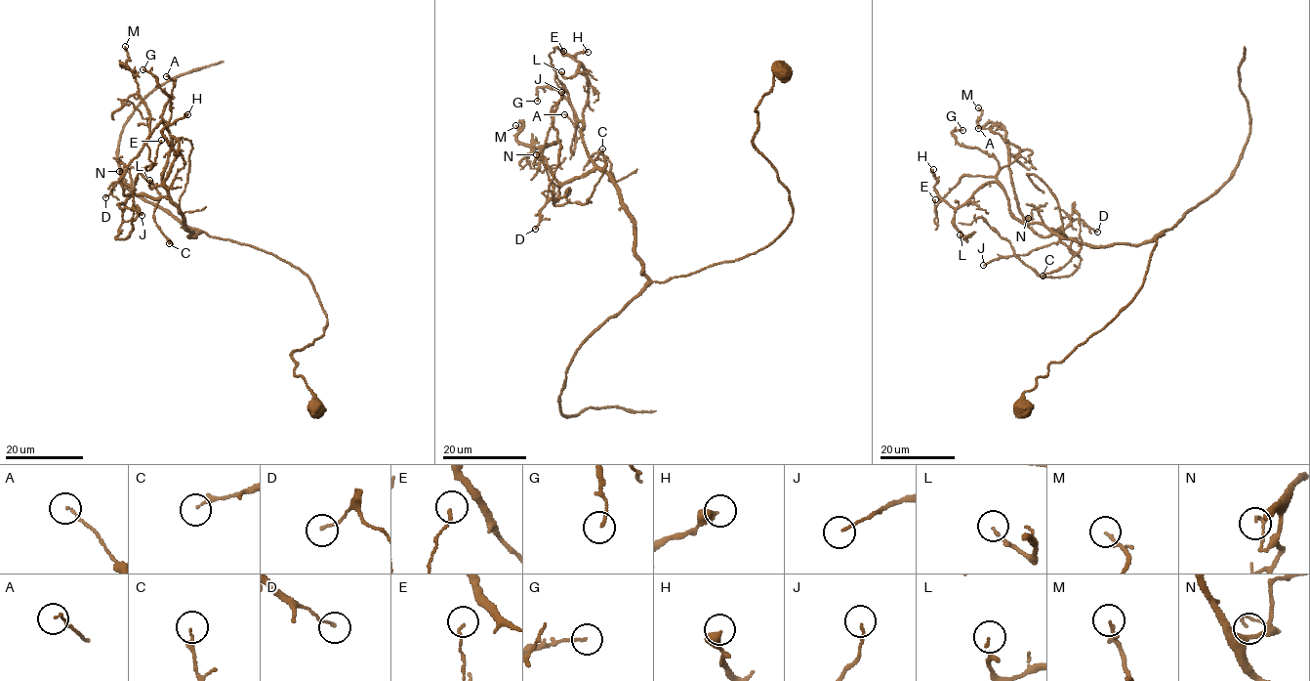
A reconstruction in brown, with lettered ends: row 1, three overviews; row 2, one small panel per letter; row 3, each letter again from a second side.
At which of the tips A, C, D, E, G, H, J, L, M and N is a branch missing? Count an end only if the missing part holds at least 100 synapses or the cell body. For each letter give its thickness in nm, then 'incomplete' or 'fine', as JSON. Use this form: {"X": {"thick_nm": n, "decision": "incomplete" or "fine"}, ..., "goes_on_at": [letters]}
{"A": {"thick_nm": 90, "decision": "fine"}, "C": {"thick_nm": 180, "decision": "fine"}, "D": {"thick_nm": 110, "decision": "fine"}, "E": {"thick_nm": 80, "decision": "fine"}, "G": {"thick_nm": 120, "decision": "fine"}, "H": {"thick_nm": 400, "decision": "fine"}, "J": {"thick_nm": 100, "decision": "fine"}, "L": {"thick_nm": 80, "decision": "fine"}, "M": {"thick_nm": 140, "decision": "fine"}, "N": {"thick_nm": 120, "decision": "fine"}, "goes_on_at": []}

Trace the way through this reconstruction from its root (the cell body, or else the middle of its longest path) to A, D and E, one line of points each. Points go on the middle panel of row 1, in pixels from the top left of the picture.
A: (781, 69), (753, 143), (792, 221), (756, 252), (664, 281), (644, 273), (579, 121), (572, 154), (564, 114)
D: (781, 69), (753, 143), (793, 209), (772, 243), (651, 281), (634, 218), (595, 168), (535, 229)
E: (781, 69), (753, 143), (790, 223), (756, 252), (656, 282), (555, 73), (549, 55), (563, 51)

